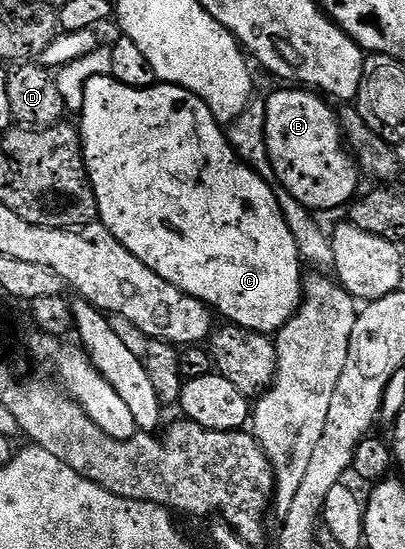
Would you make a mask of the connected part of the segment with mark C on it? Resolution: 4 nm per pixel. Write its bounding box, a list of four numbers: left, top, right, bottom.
[78,75,302,336]

